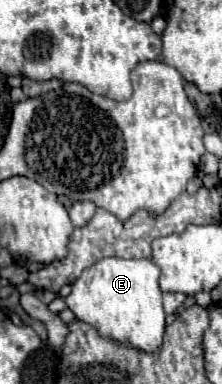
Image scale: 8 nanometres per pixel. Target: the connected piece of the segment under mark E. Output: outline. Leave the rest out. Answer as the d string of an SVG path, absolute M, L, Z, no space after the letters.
M108 257L84 269L72 285L72 293L64 299L76 319L96 327L100 335L114 341L130 341L140 351L158 351L164 337L162 291L158 287L160 269L150 259L118 259Z

